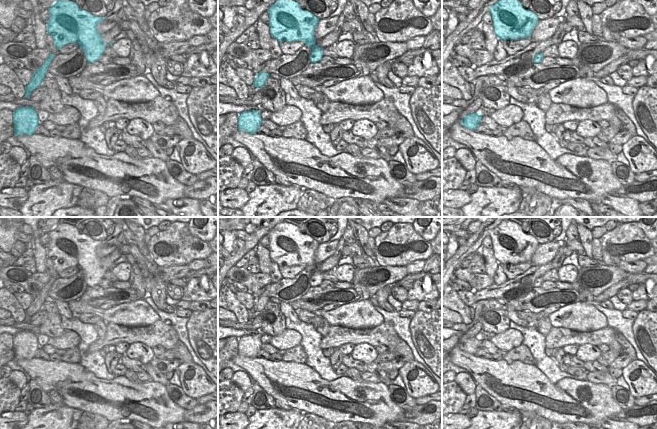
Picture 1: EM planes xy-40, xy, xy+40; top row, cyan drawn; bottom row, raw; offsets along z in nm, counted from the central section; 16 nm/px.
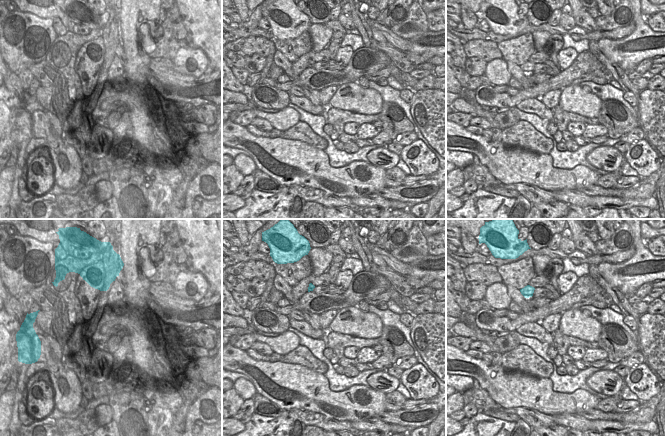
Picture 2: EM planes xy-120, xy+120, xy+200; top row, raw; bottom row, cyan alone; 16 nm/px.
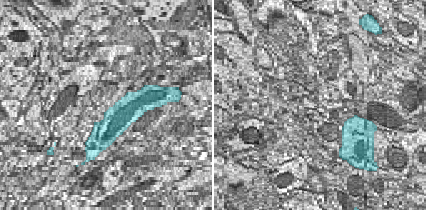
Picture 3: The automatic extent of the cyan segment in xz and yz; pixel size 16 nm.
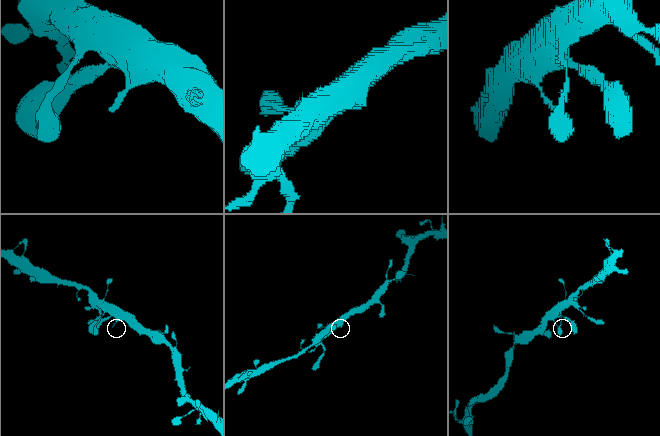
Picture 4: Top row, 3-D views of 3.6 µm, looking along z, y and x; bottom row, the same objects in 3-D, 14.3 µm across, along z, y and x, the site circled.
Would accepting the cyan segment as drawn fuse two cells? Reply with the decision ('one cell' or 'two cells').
one cell

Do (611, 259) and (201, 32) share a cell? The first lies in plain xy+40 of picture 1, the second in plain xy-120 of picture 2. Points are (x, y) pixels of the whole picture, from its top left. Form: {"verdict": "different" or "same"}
{"verdict": "same"}

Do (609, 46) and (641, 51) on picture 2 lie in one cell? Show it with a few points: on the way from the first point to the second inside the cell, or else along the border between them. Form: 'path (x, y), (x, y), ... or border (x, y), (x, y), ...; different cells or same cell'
path (617, 51), (633, 51); same cell

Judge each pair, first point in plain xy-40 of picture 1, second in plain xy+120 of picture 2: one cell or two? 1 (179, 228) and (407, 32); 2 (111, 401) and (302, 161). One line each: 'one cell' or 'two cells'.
1: one cell
2: one cell

